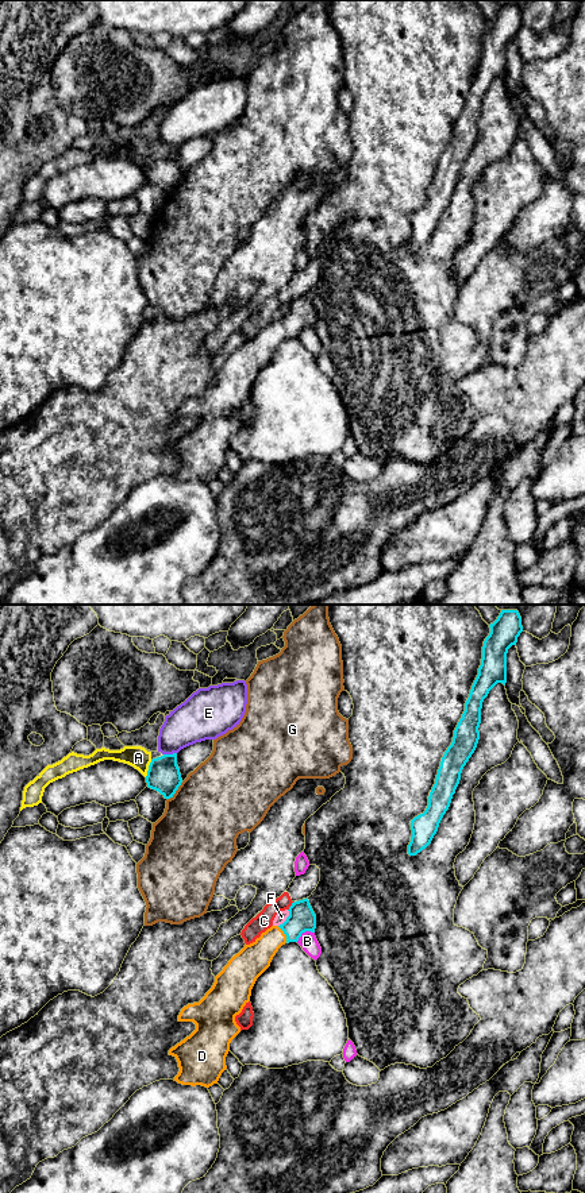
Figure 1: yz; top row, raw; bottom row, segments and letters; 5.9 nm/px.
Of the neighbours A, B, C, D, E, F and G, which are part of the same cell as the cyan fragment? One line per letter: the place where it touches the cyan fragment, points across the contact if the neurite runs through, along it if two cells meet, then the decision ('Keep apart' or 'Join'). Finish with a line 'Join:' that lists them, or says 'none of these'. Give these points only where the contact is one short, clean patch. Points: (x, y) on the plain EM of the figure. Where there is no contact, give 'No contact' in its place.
A: Touches cyan at yz (149, 163). Keep apart
B: Touches cyan at yz (304, 327). Keep apart
C: Touches cyan at yz (291, 301). Boundary: yz (292, 297), (288, 305). Keep apart
D: Touches cyan at yz (284, 328). Path across: yz (301, 313), (284, 328), (277, 331), (253, 355). Join
E: Touches cyan at yz (169, 150). Keep apart
F: Touches cyan at yz (287, 313). Keep apart
G: Touches cyan at yz (176, 185). Keep apart
Join: D

